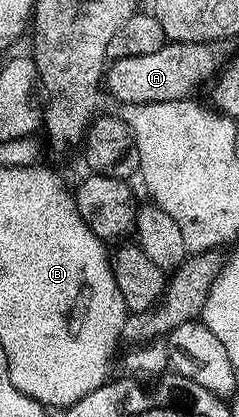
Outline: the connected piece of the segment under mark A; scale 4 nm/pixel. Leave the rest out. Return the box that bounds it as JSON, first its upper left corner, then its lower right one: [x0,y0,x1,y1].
[106,41,222,105]

